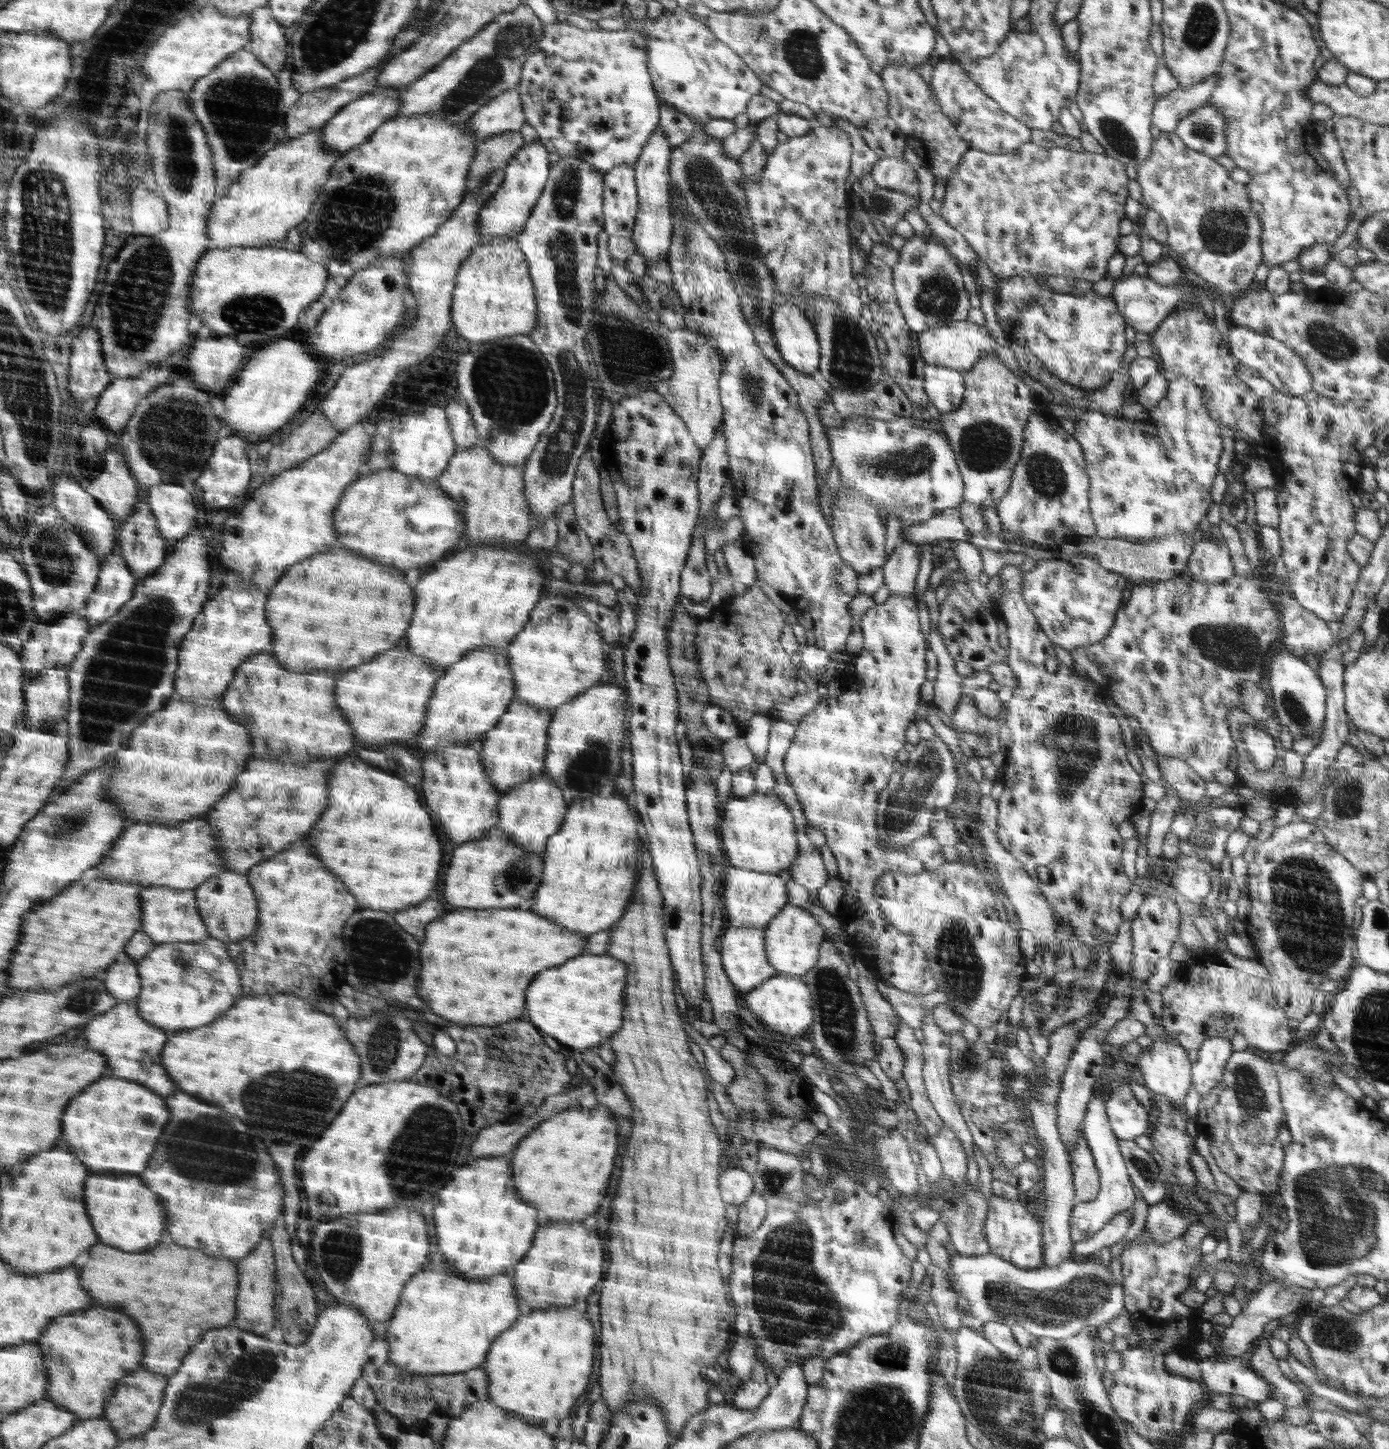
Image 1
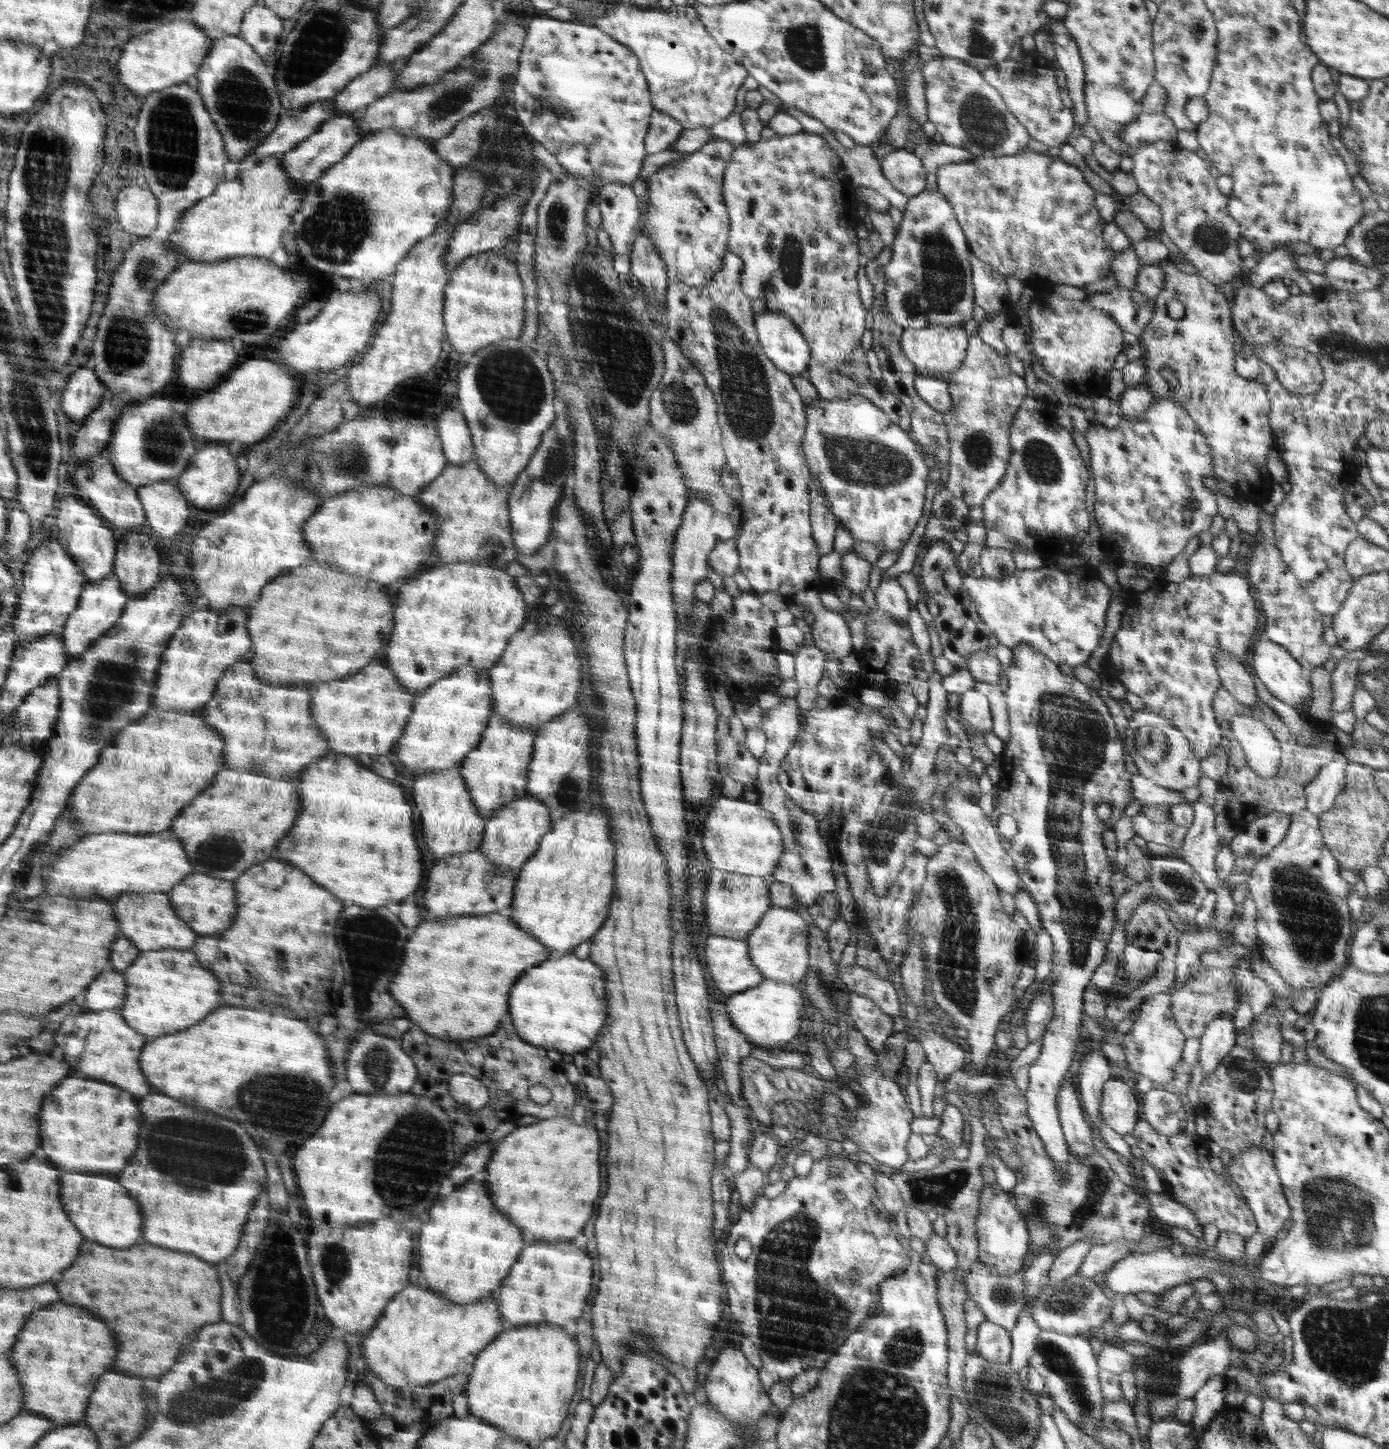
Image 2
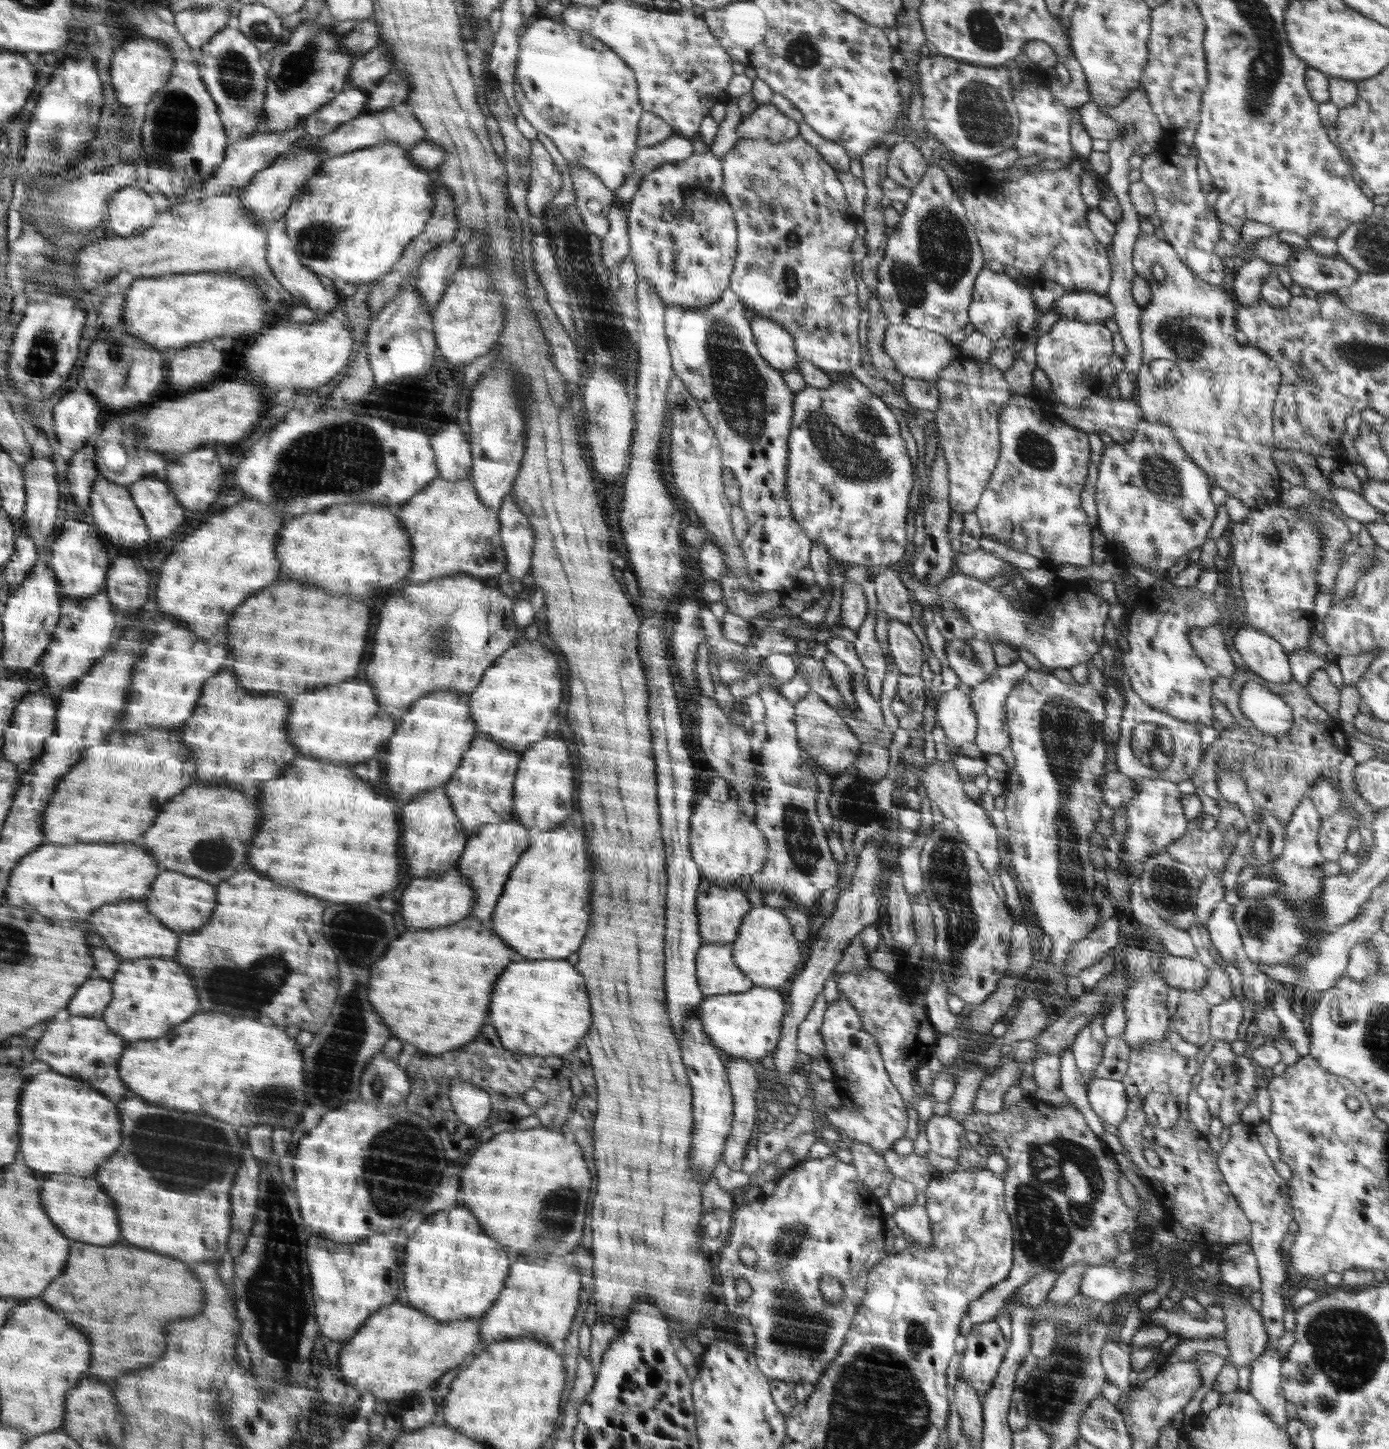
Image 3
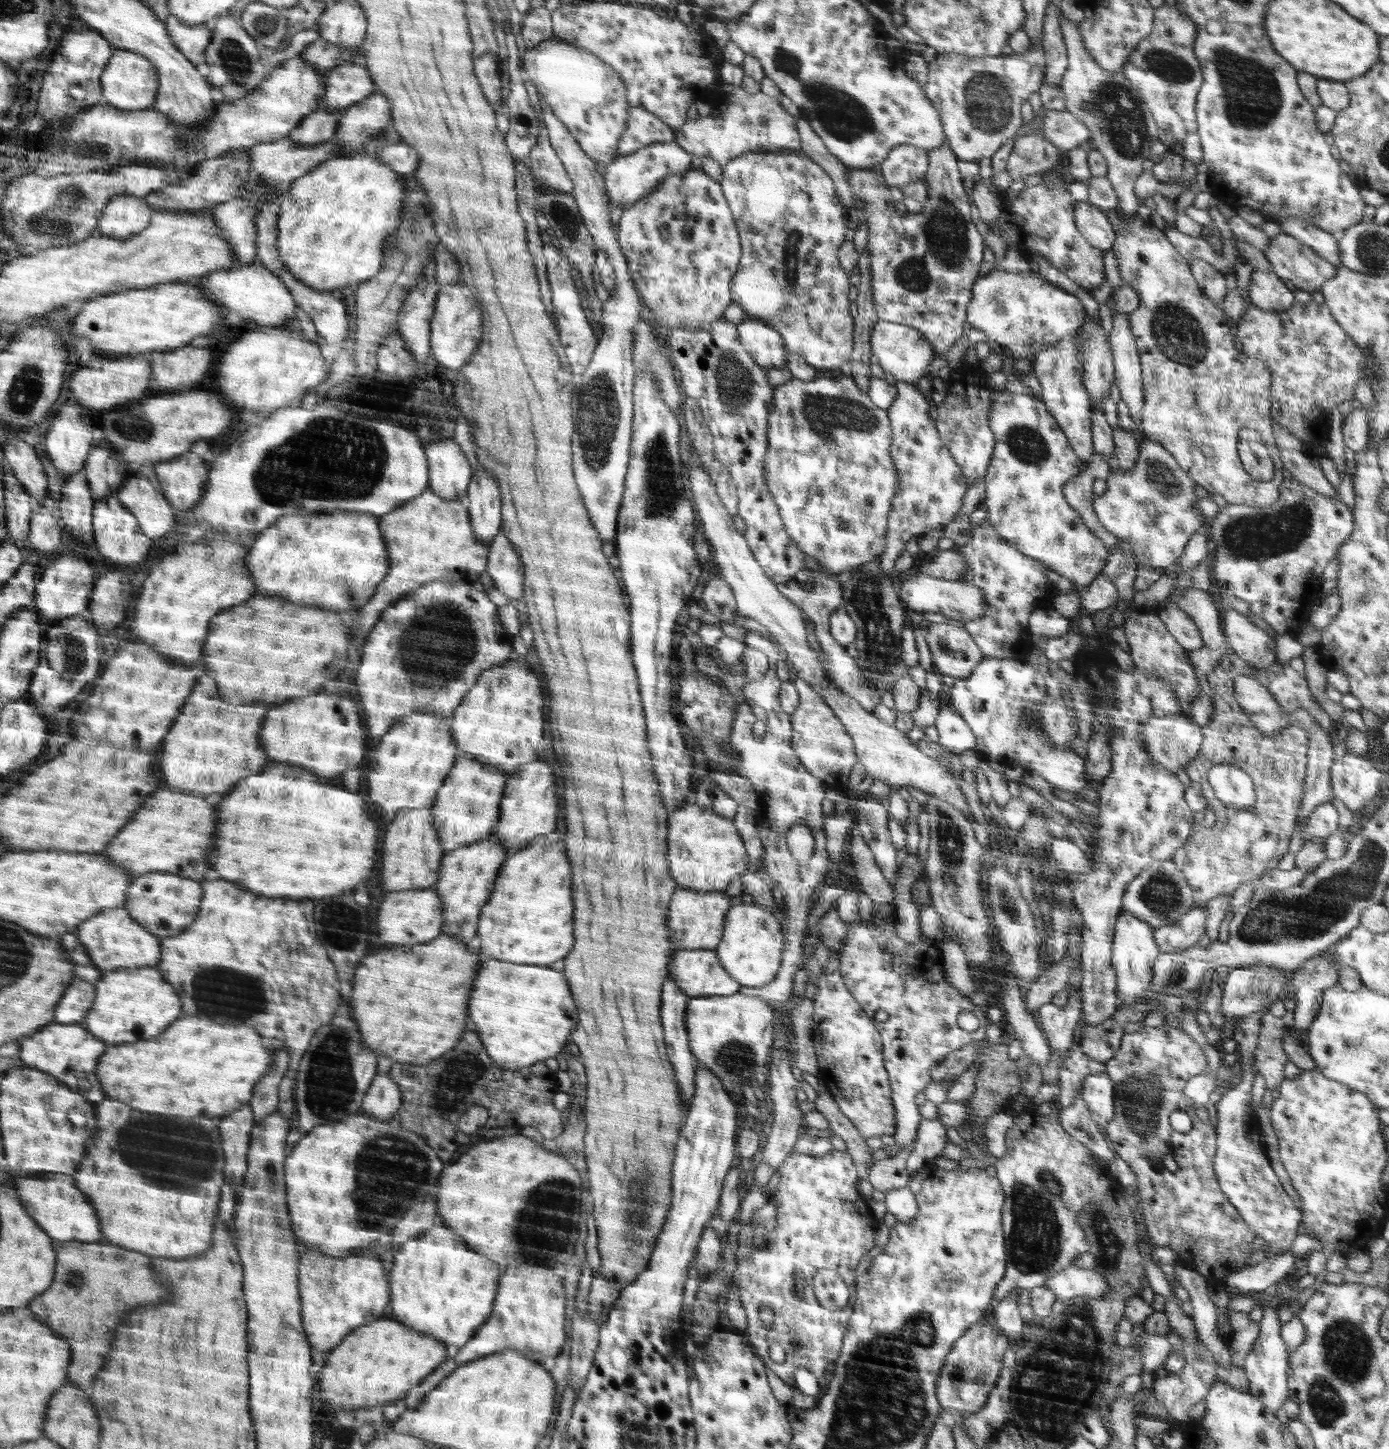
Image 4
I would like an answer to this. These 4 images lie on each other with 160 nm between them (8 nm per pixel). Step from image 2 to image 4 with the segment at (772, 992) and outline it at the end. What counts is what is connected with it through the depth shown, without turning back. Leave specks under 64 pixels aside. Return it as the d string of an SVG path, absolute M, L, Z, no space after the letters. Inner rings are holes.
M732 994L728 997L696 997L689 1000L685 1029L688 1035L688 1046L695 1055L695 1060L711 1070L732 1094L732 1088L750 1084L750 1074L754 1068L768 1062L770 1046L775 1044L772 1034L774 1010L770 1004L757 996Z

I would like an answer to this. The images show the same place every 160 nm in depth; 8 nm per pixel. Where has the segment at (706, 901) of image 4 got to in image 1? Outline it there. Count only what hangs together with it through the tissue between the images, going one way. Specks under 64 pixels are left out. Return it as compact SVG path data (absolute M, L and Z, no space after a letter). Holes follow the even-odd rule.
M727 866L723 879L725 919L730 927L765 930L765 926L787 905L785 882L774 876L774 873Z

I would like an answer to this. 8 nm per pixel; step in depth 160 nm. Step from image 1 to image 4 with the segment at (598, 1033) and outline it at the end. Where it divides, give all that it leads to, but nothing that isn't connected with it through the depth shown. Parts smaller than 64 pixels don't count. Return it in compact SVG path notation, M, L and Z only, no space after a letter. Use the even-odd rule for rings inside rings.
M484 958L480 962L480 972L476 974L476 986L472 990L472 1022L476 1022L484 1050L491 1059L496 1064L502 1064L502 1068L518 1070L547 1058L555 1058L566 1044L570 1032L576 1028L578 1014L563 972L554 972L548 966L512 964Z

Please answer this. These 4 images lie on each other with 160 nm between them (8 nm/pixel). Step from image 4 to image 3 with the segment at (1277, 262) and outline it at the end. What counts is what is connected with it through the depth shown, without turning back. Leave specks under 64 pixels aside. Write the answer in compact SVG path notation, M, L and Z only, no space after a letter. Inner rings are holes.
M1309 248L1292 250L1287 265L1293 283L1304 289L1311 288L1316 293L1326 294L1350 286L1361 276L1340 256L1326 257Z

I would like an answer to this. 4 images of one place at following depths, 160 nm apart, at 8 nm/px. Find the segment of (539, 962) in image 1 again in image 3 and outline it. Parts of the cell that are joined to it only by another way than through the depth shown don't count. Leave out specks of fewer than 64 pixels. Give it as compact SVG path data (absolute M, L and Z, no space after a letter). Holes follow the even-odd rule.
M466 916L462 921L434 930L405 931L398 940L392 942L392 946L388 946L387 952L383 954L380 960L376 961L376 966L372 968L372 1006L376 1006L376 1014L380 1014L382 1022L388 1026L388 1030L390 1030L390 1034L394 1038L402 1040L404 1044L412 1044L412 1046L416 1046L422 1052L433 1054L434 1056L450 1052L450 1050L466 1045L466 1042L472 1042L476 1038L476 1034L482 1028L482 1022L488 1016L488 1002L490 1002L490 994L492 994L494 982L496 982L498 974L512 962L510 956L514 954L514 950L510 946L506 946L502 942L502 938L492 934L490 928L482 926L482 923L475 920L475 918Z

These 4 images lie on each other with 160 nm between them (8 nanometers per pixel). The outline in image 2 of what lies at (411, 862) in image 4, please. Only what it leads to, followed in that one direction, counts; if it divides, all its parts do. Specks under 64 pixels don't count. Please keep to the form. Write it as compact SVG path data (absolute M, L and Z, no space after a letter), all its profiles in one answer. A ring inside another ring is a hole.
M459 765L415 777L412 796L419 816L422 842L426 842L430 856L449 858L459 852L477 850L482 844L487 821L479 815L479 810L471 801L470 790L467 790L466 782L461 777Z

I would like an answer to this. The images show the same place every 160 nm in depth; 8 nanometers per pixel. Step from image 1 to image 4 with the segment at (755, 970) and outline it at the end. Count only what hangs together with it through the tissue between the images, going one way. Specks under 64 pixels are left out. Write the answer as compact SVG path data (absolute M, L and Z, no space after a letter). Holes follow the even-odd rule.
M677 950L670 956L670 977L689 998L728 997L742 988L722 968L713 950Z

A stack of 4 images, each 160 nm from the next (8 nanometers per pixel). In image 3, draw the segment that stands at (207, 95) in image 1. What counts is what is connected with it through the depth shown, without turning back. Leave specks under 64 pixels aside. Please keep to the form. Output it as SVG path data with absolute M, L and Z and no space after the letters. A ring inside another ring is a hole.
M226 25L220 32L212 36L210 40L201 48L202 54L199 64L200 74L219 107L220 118L227 131L229 142L238 141L255 133L257 126L265 119L263 106L266 104L266 70L260 66L259 47L255 45L246 35L237 28Z

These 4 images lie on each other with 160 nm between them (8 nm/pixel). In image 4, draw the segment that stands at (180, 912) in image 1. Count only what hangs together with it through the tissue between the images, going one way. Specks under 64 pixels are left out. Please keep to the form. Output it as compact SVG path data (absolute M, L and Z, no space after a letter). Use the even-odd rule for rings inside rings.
M123 906L102 910L80 924L74 933L102 976L119 969L156 966L162 960L162 940L147 927L140 926Z

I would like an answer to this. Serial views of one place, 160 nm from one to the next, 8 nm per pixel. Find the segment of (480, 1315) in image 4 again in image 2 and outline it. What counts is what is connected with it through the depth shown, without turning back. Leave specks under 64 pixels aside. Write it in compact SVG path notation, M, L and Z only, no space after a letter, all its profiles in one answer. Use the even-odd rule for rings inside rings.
M475 1176L462 1187L455 1188L451 1195L445 1196L429 1209L420 1228L418 1240L418 1268L425 1280L427 1288L447 1298L452 1303L472 1304L474 1301L491 1296L507 1278L515 1262L519 1260L524 1247L524 1231L513 1223L505 1214L492 1208L492 1194L488 1193L486 1181Z

